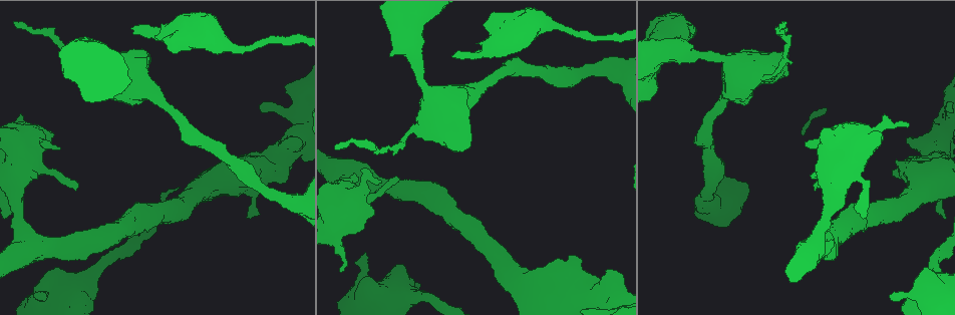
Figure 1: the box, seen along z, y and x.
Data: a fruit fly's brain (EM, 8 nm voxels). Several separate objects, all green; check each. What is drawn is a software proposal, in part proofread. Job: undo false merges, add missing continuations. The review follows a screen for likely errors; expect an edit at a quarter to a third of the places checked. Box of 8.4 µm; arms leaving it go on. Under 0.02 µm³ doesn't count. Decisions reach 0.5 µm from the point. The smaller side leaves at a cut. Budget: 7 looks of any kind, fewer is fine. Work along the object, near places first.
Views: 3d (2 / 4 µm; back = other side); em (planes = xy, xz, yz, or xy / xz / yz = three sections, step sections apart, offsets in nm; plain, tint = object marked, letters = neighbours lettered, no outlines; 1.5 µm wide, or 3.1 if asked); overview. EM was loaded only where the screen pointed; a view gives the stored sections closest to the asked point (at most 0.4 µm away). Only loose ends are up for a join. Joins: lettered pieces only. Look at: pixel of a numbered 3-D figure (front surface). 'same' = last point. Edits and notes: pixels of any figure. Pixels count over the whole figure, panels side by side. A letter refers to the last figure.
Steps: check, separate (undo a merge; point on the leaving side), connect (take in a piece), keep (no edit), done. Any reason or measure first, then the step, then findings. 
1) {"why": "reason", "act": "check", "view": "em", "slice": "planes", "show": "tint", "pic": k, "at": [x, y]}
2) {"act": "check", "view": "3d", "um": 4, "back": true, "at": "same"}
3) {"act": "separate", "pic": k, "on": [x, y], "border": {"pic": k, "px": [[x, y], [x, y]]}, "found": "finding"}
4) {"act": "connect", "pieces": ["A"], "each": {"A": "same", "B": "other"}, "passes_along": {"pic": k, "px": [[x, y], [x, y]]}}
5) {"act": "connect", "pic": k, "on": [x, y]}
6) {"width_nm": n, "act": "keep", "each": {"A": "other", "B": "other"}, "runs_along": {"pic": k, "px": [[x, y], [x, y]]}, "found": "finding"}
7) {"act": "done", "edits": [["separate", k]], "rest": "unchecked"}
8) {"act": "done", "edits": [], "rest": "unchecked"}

{"why": "branch stops here", "act": "check", "view": "em", "slice": "planes", "show": "letters", "pic": 1, "at": [364, 252]}

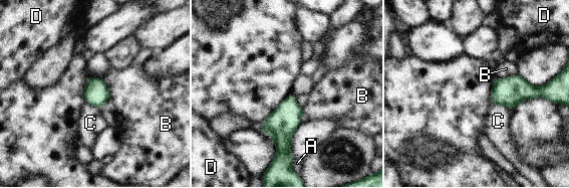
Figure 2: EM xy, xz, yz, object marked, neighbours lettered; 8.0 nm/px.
{"longest_contact_nm": ["B", 180], "act": "keep", "each": {"A": "other", "B": "other", "C": "other", "D": "other"}, "border": {"pic": 2, "px": [[492, 103], [507, 106], [510, 109]]}, "found": "none of them fits"}

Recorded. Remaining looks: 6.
{"why": "branch stops here", "act": "check", "view": "3d", "um": 2, "pic": 1, "at": [398, 178]}

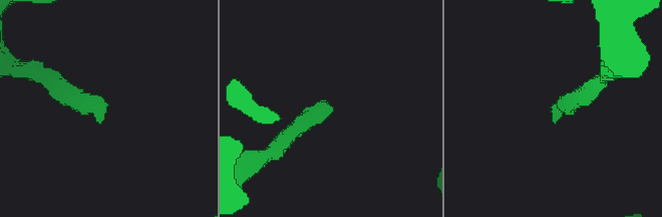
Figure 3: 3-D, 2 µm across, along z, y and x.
{"act": "check", "view": "em", "slice": "yz", "step": 8, "show": "letters", "pic": 3, "at": [325, 102]}

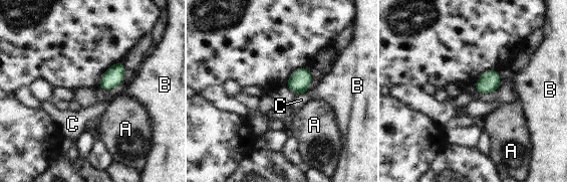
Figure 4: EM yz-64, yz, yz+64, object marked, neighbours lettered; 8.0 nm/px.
{"act": "keep", "each": {"A": "other", "B": "other", "C": "other"}, "found": "no lettered piece goes on from it"}

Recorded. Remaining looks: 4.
{"why": "an open end", "act": "check", "view": "em", "slice": "planes", "show": "letters", "pic": 1, "at": [341, 271]}

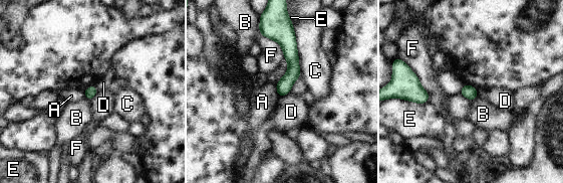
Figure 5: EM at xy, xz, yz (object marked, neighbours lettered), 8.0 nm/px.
{"act": "keep", "each": {"A": "other", "B": "other", "C": "other", "D": "other", "E": "other", "F": "other"}, "runs_along": {"pic": 5, "px": [[277, 33], [292, 58], [281, 94]]}, "found": "no lettered piece goes on from it"}

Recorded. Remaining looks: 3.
{"act": "done", "edits": [], "rest": "unchecked"}

